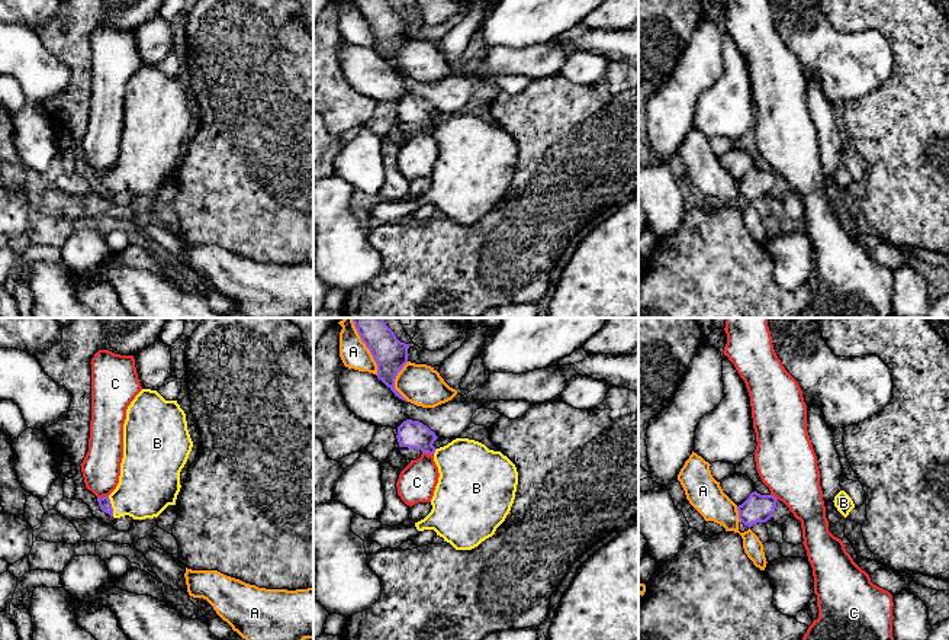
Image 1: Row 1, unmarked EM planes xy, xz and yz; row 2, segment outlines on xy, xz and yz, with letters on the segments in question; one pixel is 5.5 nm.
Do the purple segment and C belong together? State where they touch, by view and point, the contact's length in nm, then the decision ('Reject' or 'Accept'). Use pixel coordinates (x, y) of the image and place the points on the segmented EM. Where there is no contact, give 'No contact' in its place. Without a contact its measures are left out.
Touches purple at xy (103, 497). Shared border 70 nm. Reject

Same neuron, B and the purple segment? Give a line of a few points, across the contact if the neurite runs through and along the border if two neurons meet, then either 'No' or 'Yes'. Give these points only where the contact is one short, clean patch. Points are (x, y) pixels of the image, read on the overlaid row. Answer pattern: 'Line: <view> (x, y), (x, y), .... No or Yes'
Line: xy (105, 504), (111, 507), (134, 497), (148, 482). Yes

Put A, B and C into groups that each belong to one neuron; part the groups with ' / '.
A / B / C

